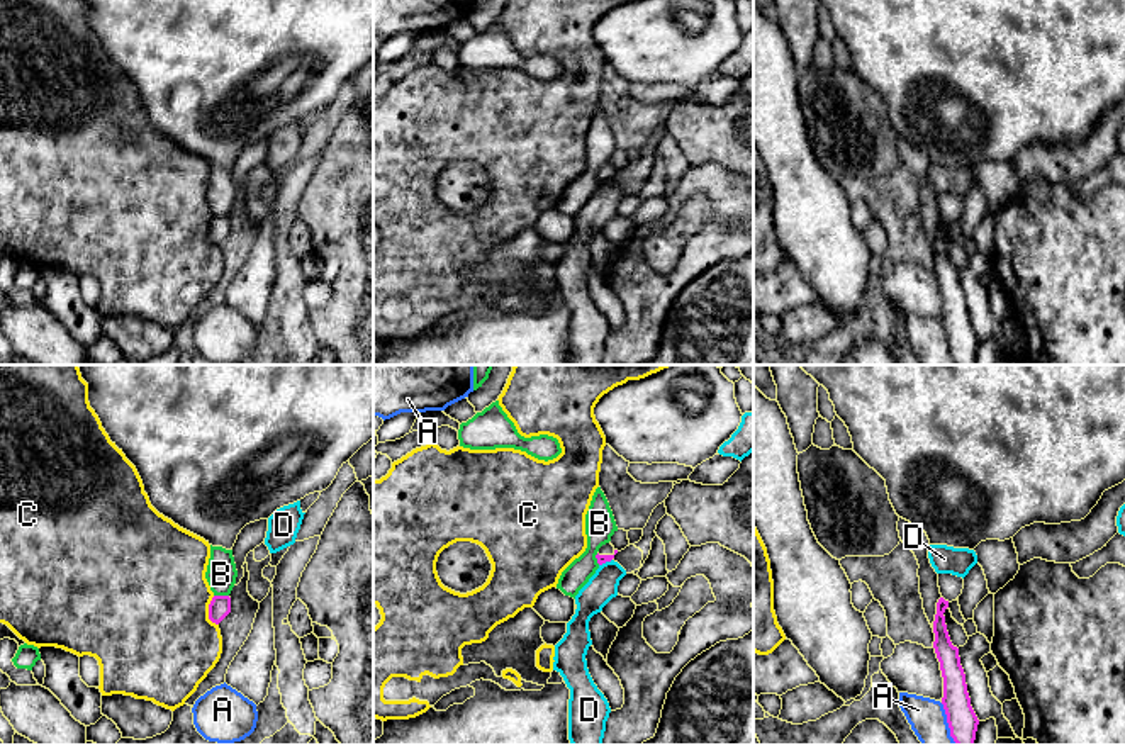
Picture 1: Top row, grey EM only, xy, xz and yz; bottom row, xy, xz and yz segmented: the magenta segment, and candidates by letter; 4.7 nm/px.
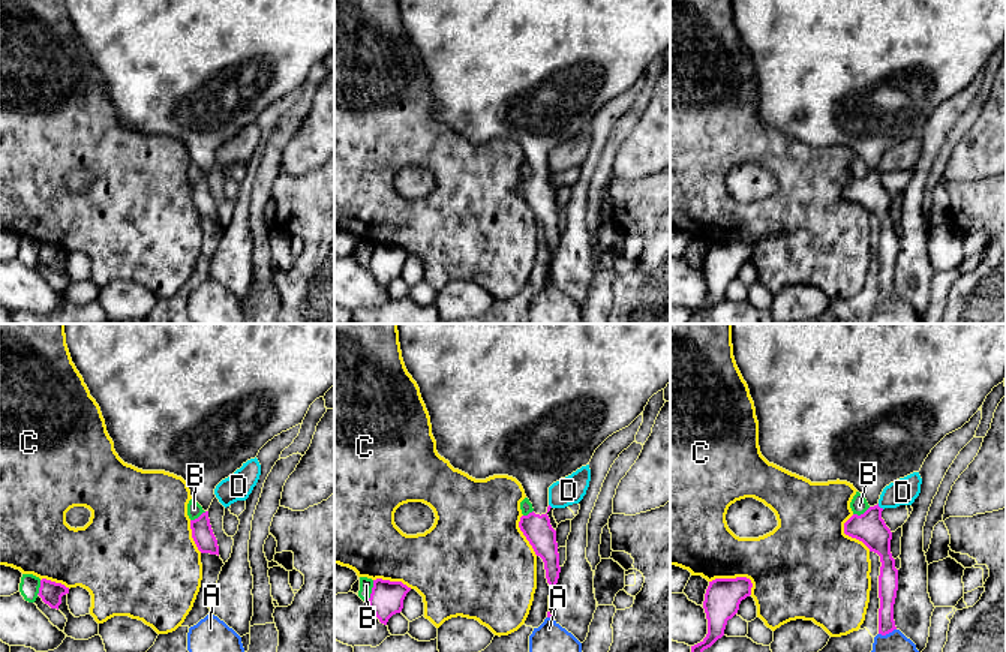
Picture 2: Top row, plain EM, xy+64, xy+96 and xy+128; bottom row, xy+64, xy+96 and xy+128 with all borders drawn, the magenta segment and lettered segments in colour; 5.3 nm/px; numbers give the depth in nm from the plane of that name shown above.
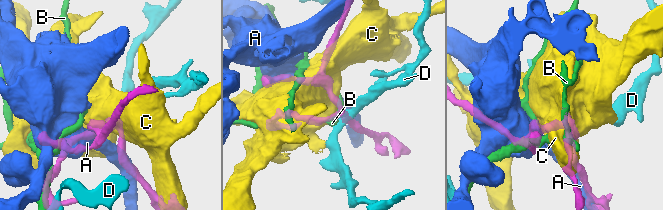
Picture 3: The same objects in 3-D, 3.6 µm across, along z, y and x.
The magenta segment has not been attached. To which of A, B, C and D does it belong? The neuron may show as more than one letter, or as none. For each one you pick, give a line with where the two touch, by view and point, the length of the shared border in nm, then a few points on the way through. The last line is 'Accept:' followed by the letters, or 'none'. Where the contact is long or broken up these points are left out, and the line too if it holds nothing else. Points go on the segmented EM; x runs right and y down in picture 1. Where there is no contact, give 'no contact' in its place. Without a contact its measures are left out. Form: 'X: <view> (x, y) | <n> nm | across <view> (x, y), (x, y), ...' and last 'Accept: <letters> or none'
Accept: none

